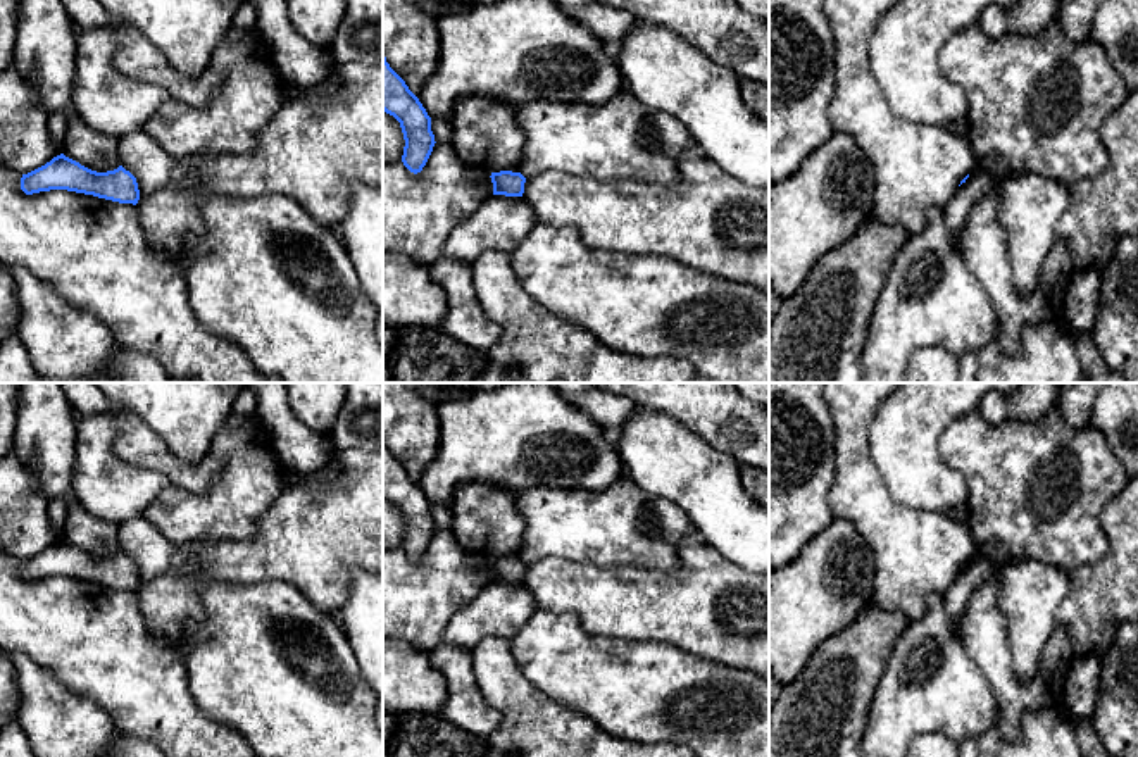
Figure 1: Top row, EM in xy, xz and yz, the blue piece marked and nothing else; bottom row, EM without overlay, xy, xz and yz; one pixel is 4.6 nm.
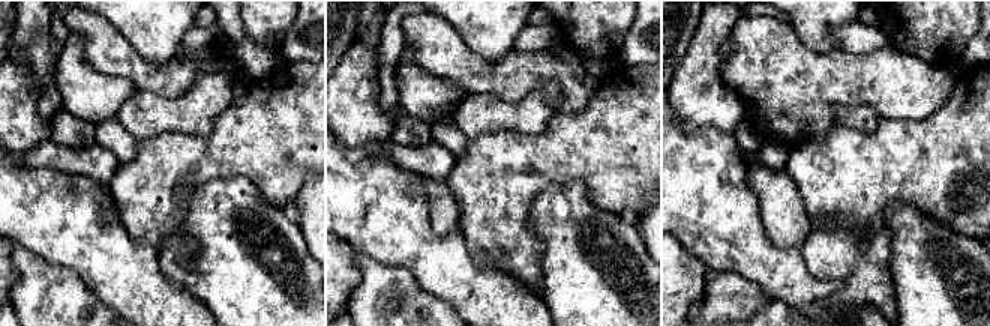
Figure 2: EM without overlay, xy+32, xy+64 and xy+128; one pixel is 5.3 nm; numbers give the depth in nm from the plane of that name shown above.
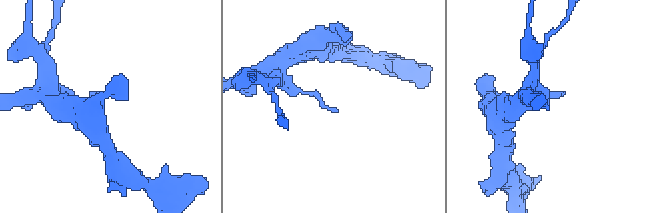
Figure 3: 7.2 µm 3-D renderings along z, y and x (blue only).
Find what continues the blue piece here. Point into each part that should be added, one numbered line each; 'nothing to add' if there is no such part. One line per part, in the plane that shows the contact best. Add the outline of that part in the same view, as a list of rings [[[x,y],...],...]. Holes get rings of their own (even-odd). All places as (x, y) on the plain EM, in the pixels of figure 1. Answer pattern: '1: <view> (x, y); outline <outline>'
nothing to add

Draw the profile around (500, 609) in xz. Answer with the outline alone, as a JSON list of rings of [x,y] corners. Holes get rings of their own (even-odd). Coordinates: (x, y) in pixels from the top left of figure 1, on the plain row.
[[[491,581],[450,617],[441,643],[472,650],[488,636],[512,640],[535,610],[536,598],[522,583]]]

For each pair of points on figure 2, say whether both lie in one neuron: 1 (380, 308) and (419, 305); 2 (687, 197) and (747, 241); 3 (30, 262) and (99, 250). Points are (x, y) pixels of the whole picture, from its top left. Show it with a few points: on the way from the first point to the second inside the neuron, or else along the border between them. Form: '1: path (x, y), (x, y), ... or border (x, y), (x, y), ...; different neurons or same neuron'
1: path (389, 308), (410, 308); same neuron
2: path (702, 205), (732, 235); same neuron
3: border (15, 242), (75, 274); different neurons

